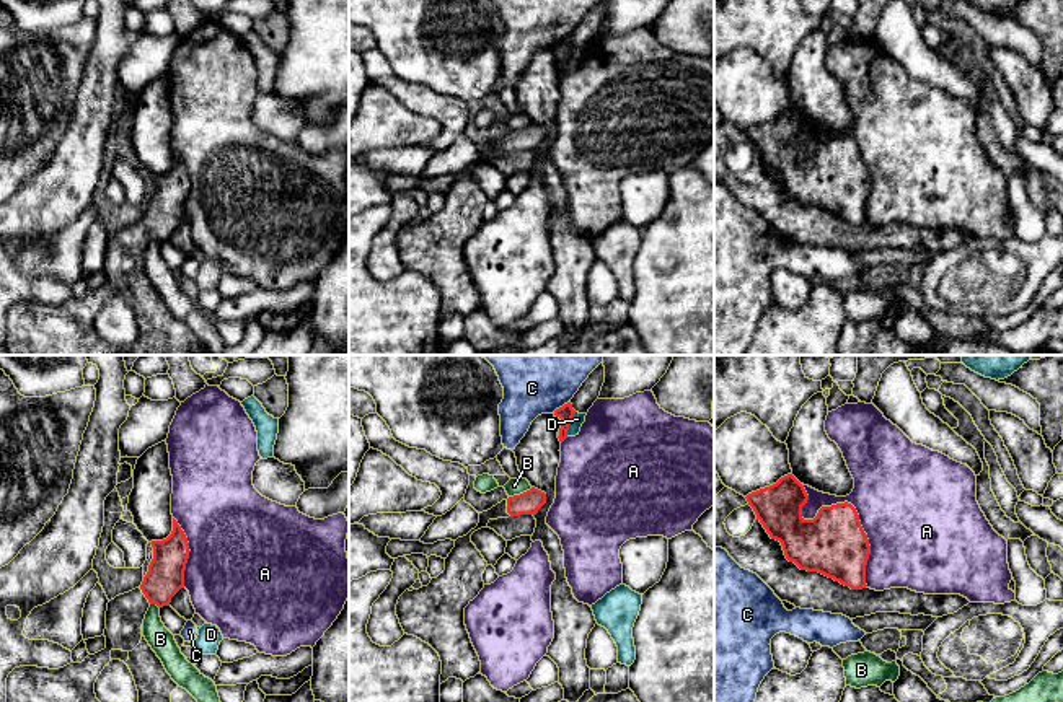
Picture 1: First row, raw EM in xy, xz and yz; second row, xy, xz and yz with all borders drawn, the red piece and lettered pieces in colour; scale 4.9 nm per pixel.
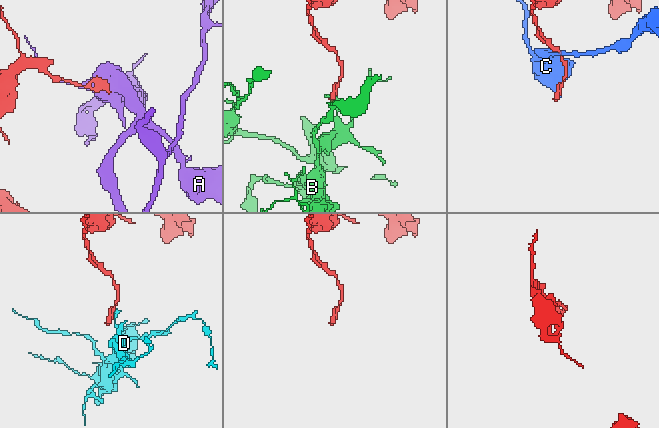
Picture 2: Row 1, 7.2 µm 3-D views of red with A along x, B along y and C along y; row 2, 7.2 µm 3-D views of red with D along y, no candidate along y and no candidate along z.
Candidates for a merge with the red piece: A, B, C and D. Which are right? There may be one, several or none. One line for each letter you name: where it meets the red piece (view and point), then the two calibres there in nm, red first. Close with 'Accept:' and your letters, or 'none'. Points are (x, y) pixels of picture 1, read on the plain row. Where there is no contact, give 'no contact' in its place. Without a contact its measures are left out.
Accept: none

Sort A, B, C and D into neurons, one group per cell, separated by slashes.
A / B / C / D

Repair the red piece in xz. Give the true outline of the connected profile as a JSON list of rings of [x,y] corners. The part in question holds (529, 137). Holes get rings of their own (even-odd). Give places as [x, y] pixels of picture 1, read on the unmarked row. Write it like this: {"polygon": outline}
{"polygon": [[[530,125],[509,132],[487,147],[479,148],[479,158],[466,171],[455,176],[445,194],[445,205],[427,222],[406,225],[396,239],[396,251],[408,270],[429,279],[440,292],[440,319],[448,313],[463,318],[481,306],[479,292],[465,261],[465,243],[484,223],[483,208],[487,197],[471,178],[471,169],[487,163],[491,155],[536,150],[546,138],[546,129]]]}

